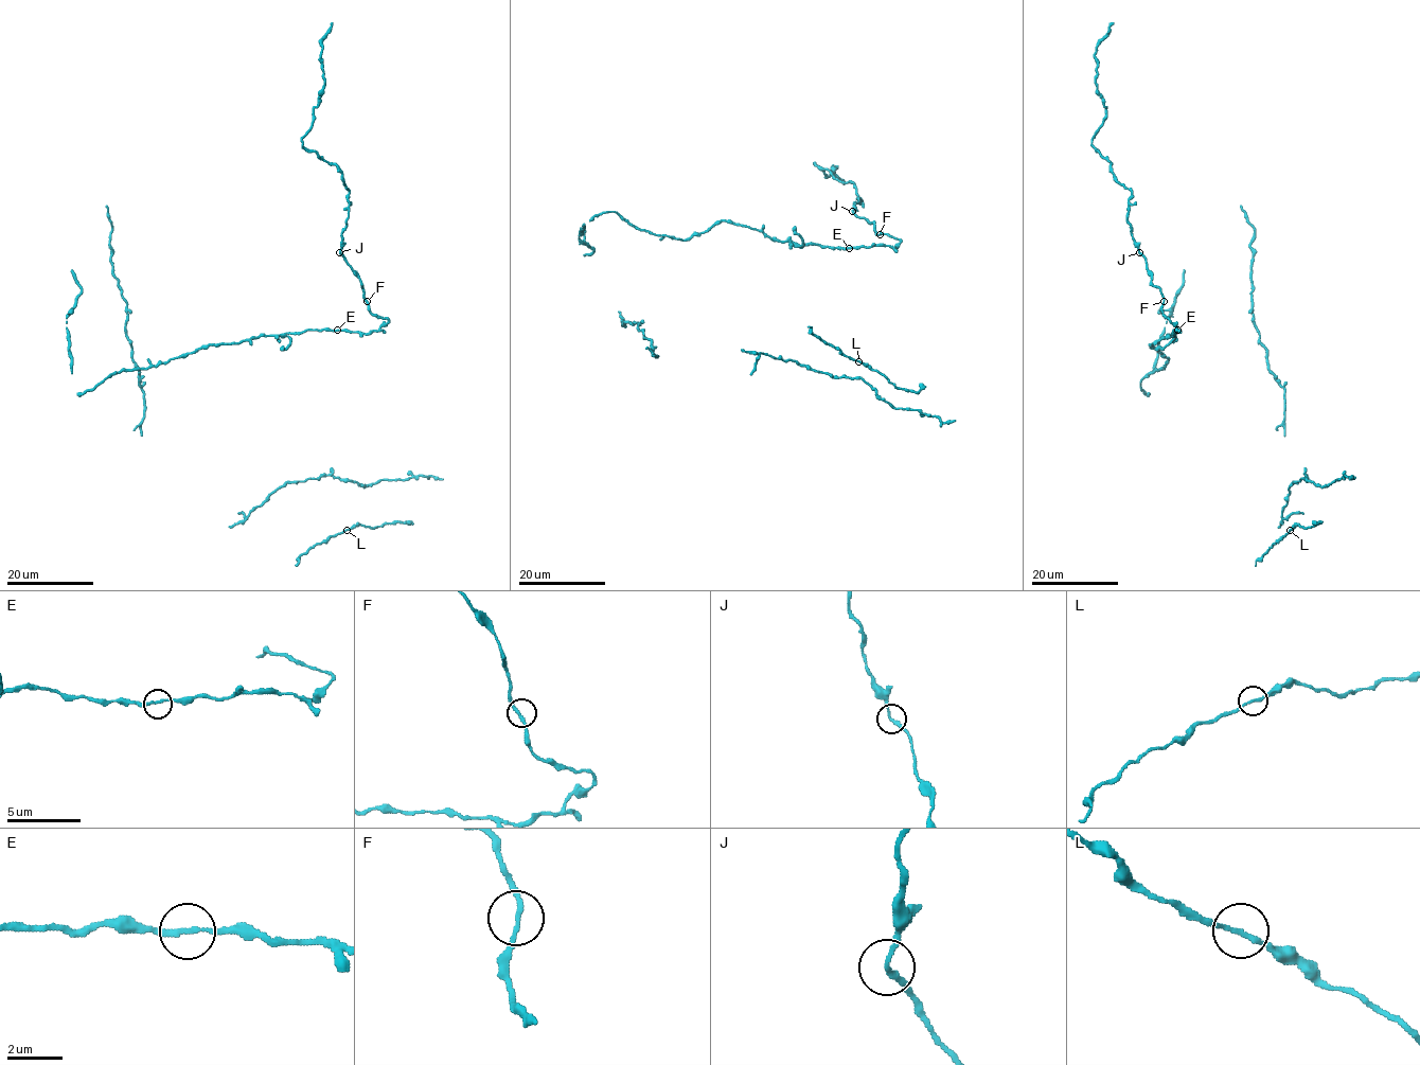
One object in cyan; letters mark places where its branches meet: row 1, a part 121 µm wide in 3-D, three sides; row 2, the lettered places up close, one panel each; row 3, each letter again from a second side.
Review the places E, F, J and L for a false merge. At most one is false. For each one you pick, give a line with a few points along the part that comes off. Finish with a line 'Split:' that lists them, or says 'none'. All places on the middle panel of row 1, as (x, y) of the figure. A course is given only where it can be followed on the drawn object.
Split: none

